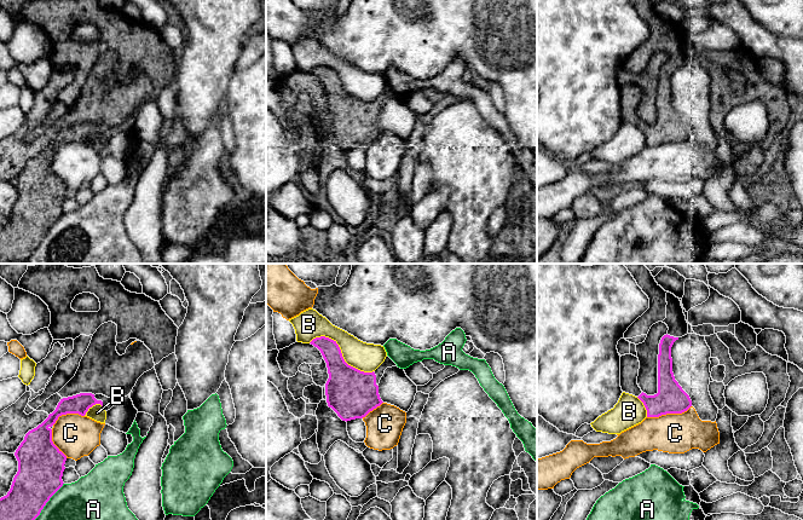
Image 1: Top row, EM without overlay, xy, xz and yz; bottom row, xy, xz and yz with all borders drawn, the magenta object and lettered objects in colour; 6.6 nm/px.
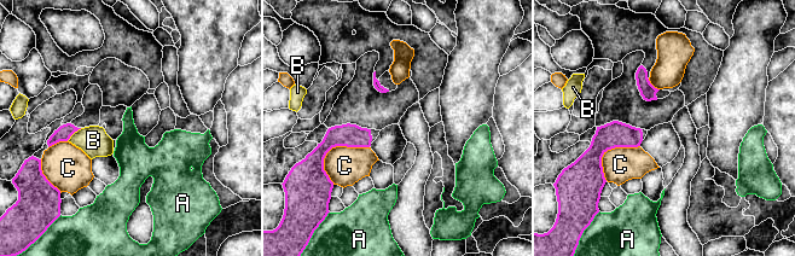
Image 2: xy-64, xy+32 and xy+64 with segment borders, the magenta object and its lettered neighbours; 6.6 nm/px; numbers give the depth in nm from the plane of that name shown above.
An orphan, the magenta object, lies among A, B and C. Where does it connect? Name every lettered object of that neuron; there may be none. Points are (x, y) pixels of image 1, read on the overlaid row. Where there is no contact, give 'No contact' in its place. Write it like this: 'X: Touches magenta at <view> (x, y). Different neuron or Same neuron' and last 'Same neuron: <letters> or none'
A: Touches magenta at xy (48, 500). Different neuron
B: Touches magenta at xz (340, 352). Different neuron
C: Touches magenta at yz (669, 412). Different neuron
Same neuron: none

